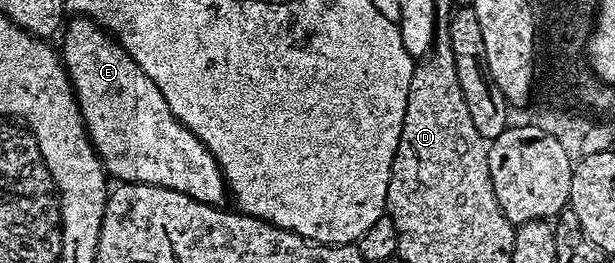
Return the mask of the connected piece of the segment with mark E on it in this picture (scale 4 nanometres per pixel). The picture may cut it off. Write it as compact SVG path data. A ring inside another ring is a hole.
M70 17L64 27L64 34L65 43L59 46L59 53L65 63L65 71L69 74L69 82L73 85L73 95L77 97L85 130L93 147L101 155L106 175L110 179L117 178L113 180L118 183L142 182L171 188L175 192L183 192L195 200L205 202L208 206L221 206L224 198L227 198L227 187L215 156L211 156L208 148L173 115L155 80L151 80L151 76L147 76L147 72L143 72L143 68L135 64L133 57L112 33L98 26L92 18Z

